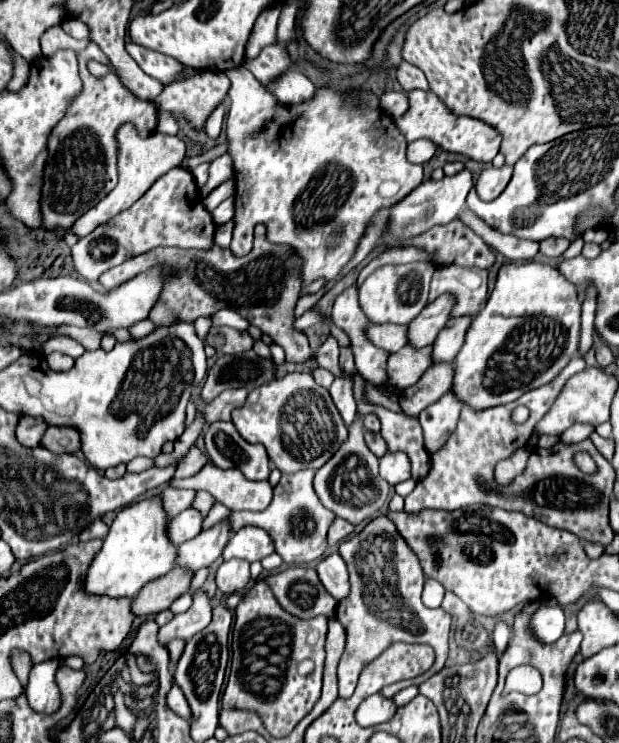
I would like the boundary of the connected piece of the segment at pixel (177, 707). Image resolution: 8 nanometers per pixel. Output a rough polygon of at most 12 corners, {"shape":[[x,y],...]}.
{"shape":[[173,686],[167,694],[167,704],[173,712],[183,716],[187,704],[181,688]]}

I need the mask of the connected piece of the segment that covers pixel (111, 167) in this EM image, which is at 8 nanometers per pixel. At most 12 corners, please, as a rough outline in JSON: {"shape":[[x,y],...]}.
{"shape":[[95,42],[47,138],[43,226],[71,230],[117,186],[117,130],[157,126]]}

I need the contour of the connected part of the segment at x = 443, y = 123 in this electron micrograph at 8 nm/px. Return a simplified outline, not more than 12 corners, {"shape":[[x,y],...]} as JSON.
{"shape":[[413,90],[395,120],[413,142],[429,138],[477,162],[497,156],[489,124],[455,116],[433,92]]}

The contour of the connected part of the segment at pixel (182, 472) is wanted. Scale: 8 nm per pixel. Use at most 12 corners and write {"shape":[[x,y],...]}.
{"shape":[[197,446],[179,460],[175,478],[197,474],[207,456]]}

